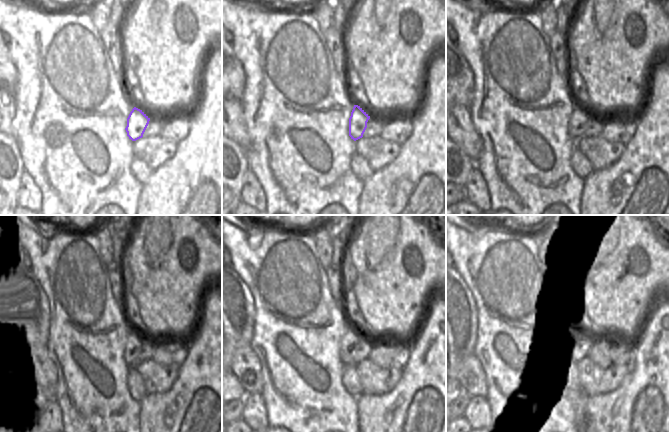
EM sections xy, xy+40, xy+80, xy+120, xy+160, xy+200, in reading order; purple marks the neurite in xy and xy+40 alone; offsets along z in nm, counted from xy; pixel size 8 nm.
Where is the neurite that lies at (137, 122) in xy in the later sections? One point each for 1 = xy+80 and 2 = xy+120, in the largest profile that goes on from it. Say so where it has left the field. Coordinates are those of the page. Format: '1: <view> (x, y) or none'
1: xy+80 (579, 117)
2: xy+120 (132, 348)

